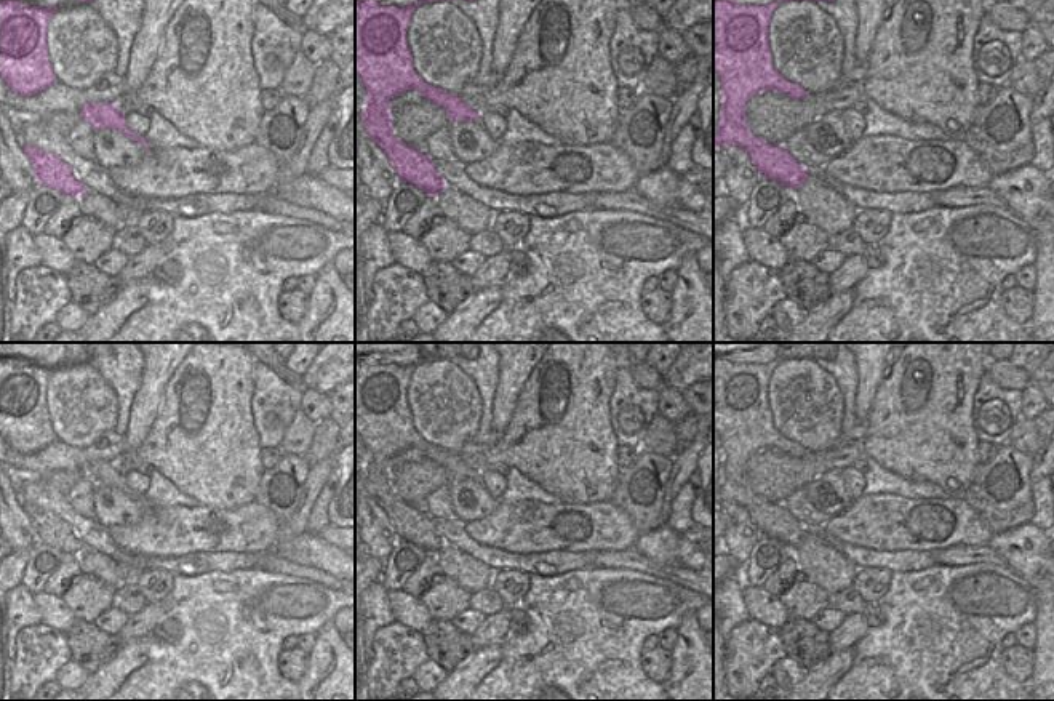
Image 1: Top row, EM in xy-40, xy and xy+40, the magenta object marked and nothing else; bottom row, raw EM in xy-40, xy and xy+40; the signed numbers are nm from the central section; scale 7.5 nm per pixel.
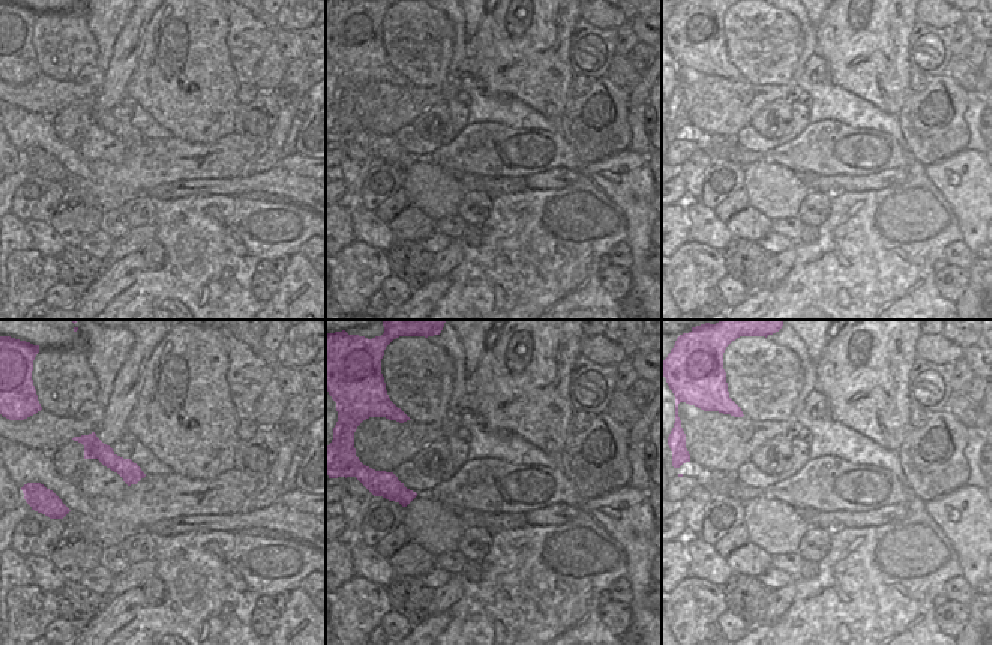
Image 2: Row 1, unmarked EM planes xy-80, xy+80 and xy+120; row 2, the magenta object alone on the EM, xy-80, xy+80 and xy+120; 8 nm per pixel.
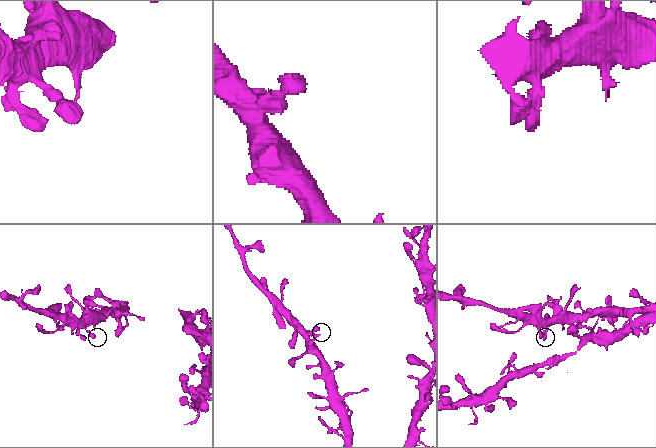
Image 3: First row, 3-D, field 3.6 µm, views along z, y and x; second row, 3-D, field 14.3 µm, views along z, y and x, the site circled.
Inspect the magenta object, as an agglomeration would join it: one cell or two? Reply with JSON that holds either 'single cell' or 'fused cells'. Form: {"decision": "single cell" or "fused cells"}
{"decision": "single cell"}

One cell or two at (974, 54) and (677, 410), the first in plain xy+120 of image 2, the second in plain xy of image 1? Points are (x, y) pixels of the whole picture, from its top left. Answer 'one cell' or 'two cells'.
two cells

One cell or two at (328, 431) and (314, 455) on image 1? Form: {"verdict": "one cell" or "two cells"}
{"verdict": "one cell"}

